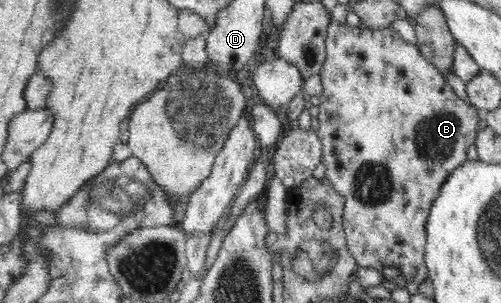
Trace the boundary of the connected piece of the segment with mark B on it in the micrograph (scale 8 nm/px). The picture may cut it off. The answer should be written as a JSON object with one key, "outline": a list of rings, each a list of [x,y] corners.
{"outline":[[[331,20],[326,33],[325,40],[326,56],[320,69],[323,85],[322,96],[319,105],[319,129],[317,133],[321,136],[324,144],[323,163],[327,165],[327,177],[335,184],[335,188],[344,199],[343,227],[346,235],[346,243],[349,250],[353,252],[355,261],[360,266],[373,266],[377,268],[395,265],[409,281],[417,284],[427,278],[426,261],[424,249],[427,241],[427,219],[429,217],[433,202],[437,199],[447,181],[449,175],[460,165],[467,161],[469,147],[473,147],[477,127],[479,127],[480,112],[473,104],[461,99],[447,81],[439,68],[435,67],[418,48],[418,44],[408,43],[403,40],[397,32],[389,26],[365,27],[364,25],[351,27],[348,24],[338,23]]]}

